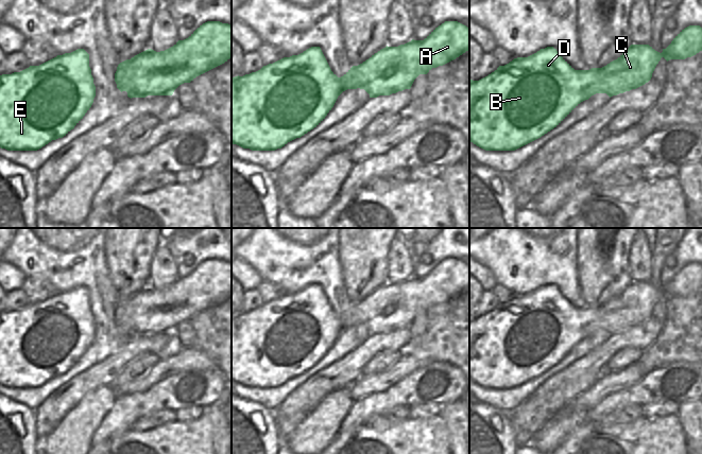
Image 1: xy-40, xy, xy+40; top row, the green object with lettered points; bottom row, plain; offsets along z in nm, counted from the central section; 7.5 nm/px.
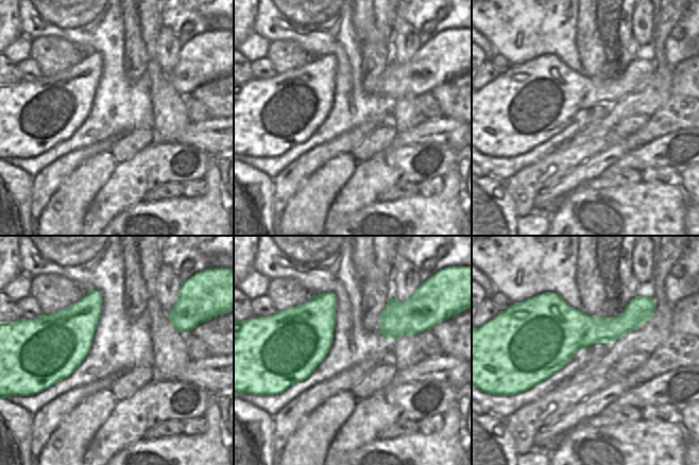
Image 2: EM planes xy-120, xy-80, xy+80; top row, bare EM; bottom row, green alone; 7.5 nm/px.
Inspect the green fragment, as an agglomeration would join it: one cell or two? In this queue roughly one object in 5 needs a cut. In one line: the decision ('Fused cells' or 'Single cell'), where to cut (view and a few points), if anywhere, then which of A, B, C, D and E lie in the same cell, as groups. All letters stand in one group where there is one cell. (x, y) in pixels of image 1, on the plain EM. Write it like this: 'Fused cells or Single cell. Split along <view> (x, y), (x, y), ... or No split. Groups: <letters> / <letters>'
Single cell. No split. Groups: A B C D E

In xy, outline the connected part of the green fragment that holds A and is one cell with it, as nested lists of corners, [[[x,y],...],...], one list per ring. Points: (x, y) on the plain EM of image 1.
[[[445,259],[438,265],[435,265],[424,278],[414,278],[400,282],[398,284],[386,284],[372,293],[369,297],[363,299],[362,301],[358,303],[353,303],[343,314],[338,315],[330,307],[322,287],[320,284],[311,284],[304,289],[303,291],[298,293],[292,293],[290,295],[284,295],[273,301],[269,301],[267,303],[263,303],[260,308],[256,310],[252,310],[250,312],[245,312],[243,314],[235,314],[232,316],[232,381],[237,382],[243,386],[250,386],[252,388],[275,388],[277,386],[281,386],[285,384],[288,380],[301,376],[314,365],[316,365],[327,353],[327,351],[331,348],[333,345],[338,334],[347,327],[364,327],[369,332],[370,335],[377,335],[379,333],[390,333],[392,331],[396,331],[398,329],[403,329],[405,327],[410,327],[414,317],[420,312],[427,312],[432,305],[436,305],[439,303],[443,303],[466,289],[469,287],[469,266],[458,260],[458,259]]]

